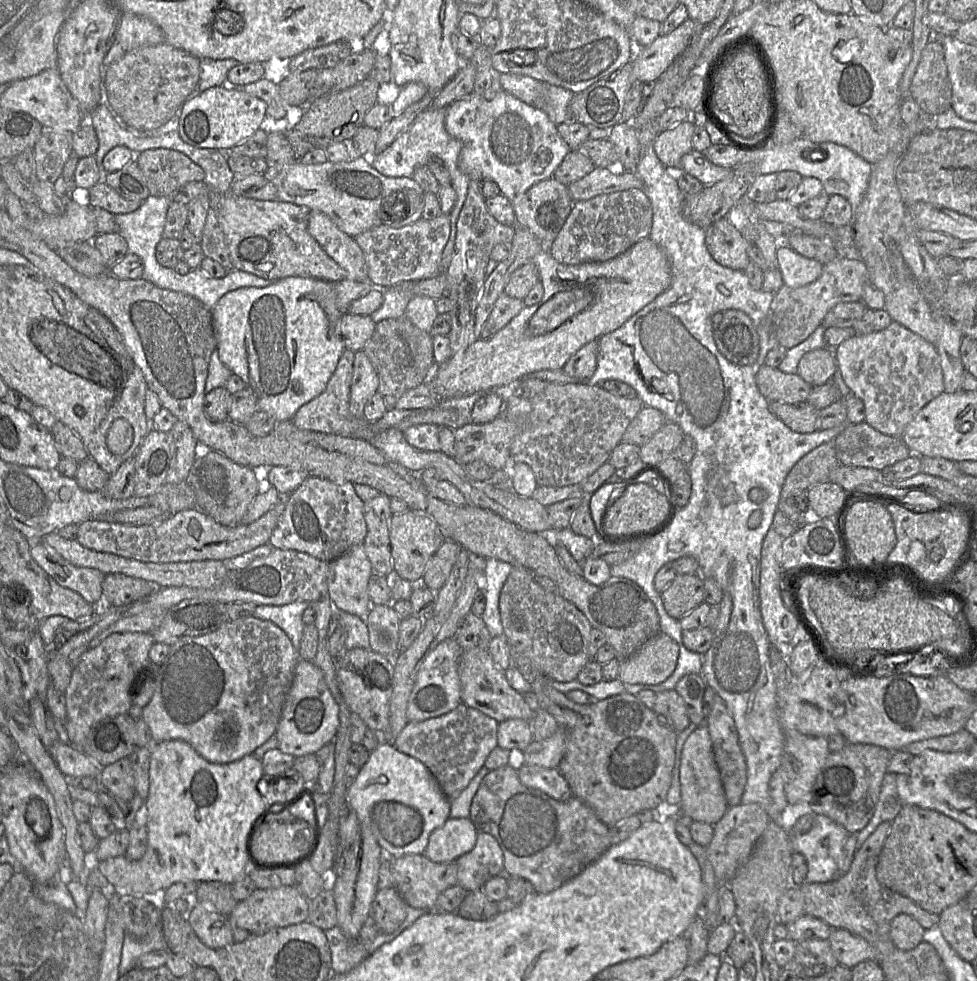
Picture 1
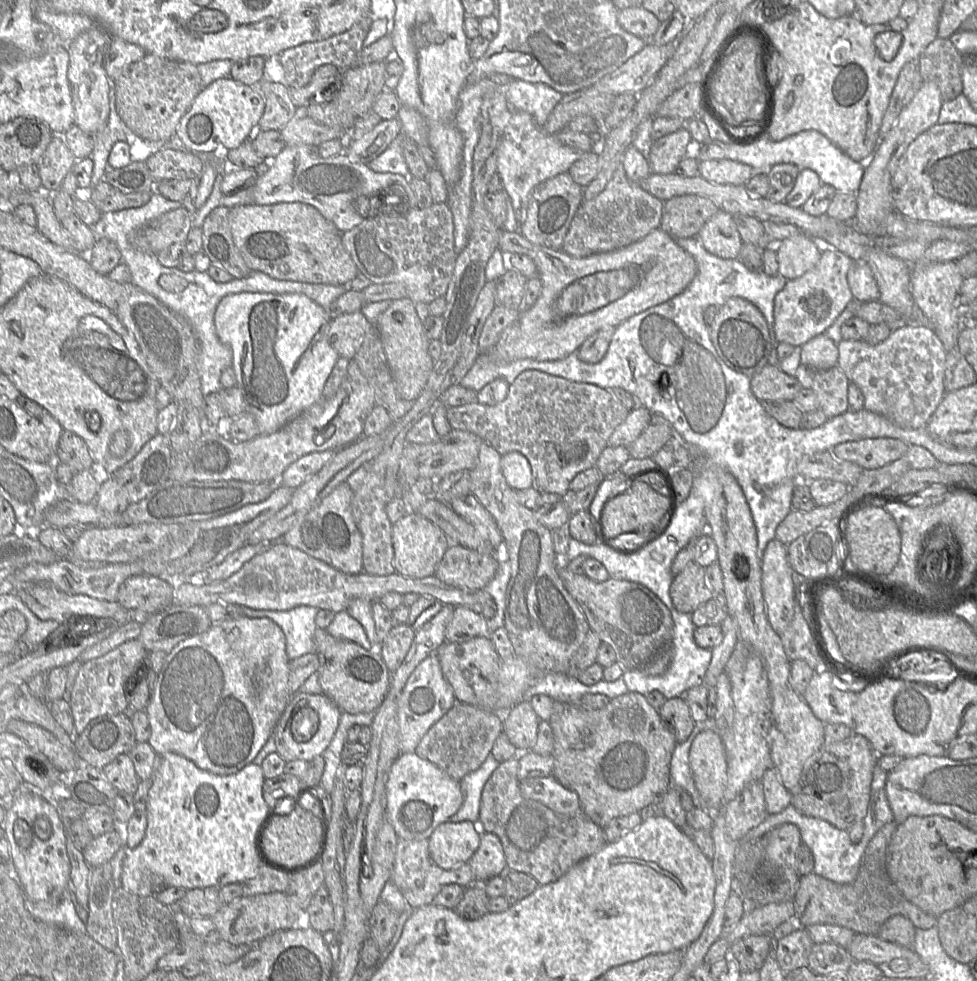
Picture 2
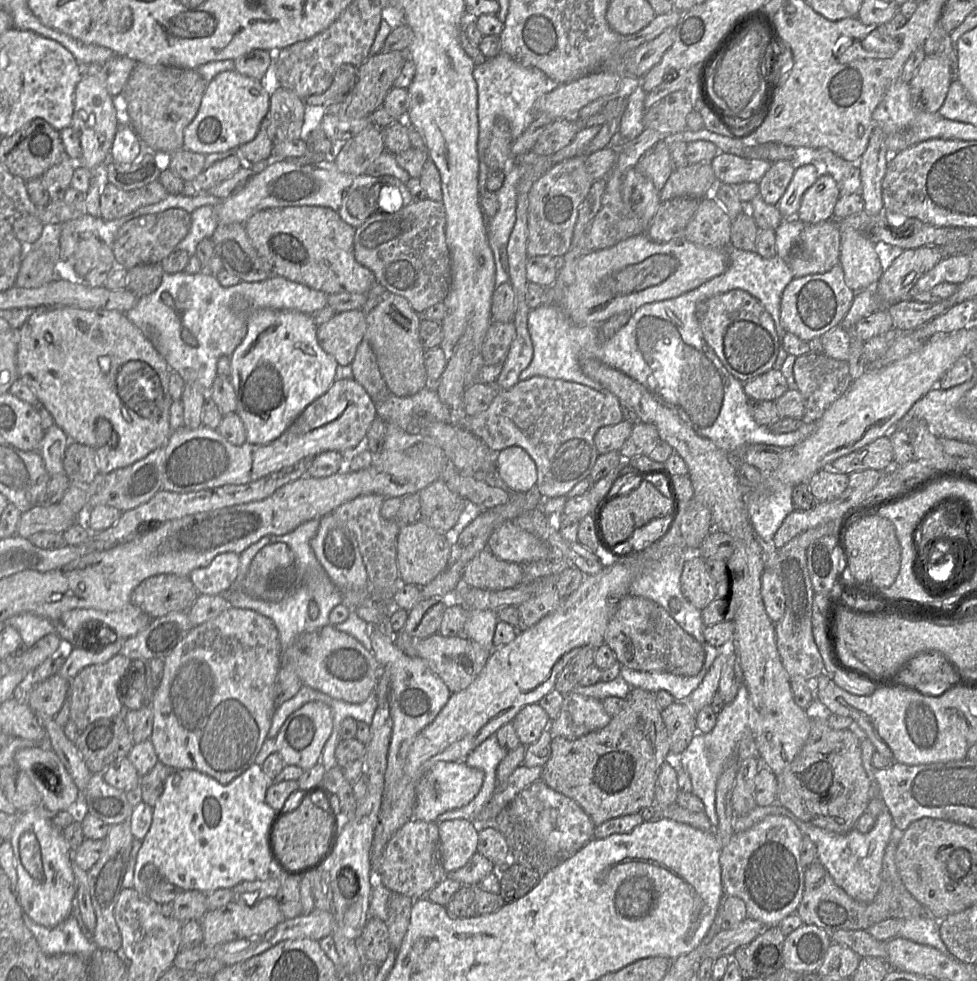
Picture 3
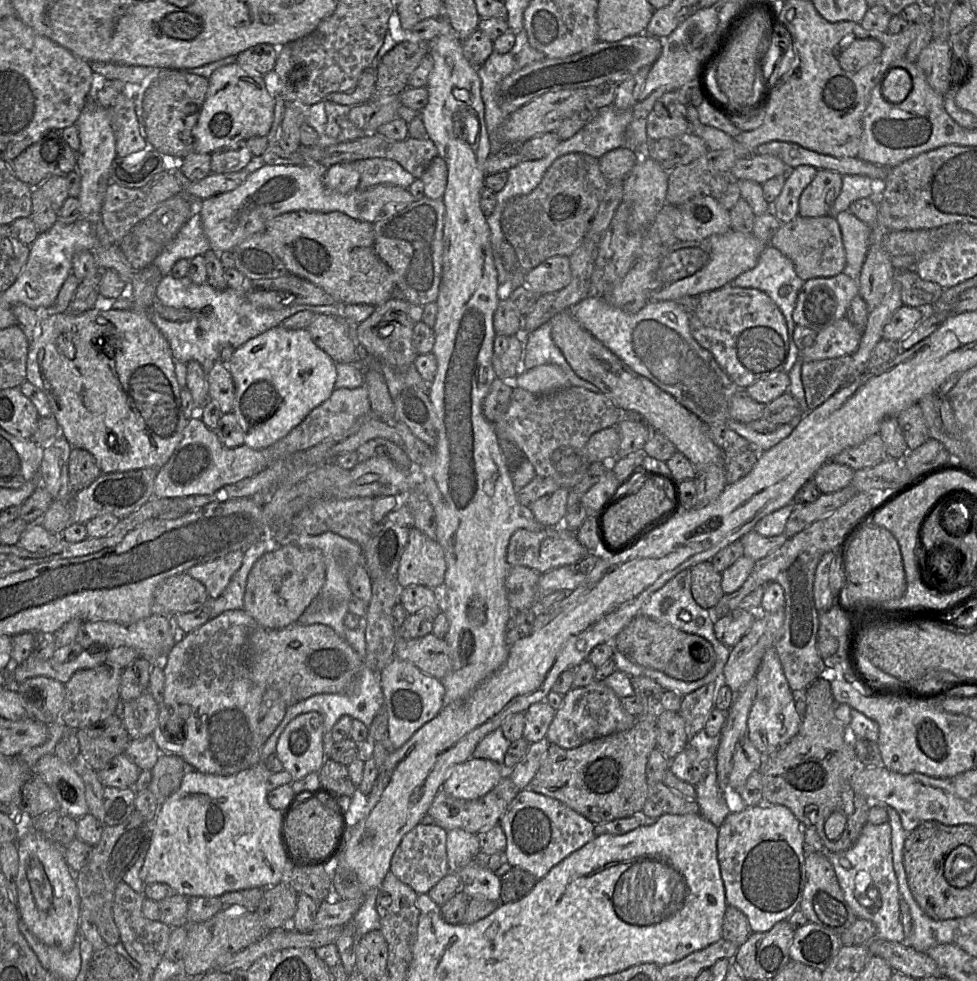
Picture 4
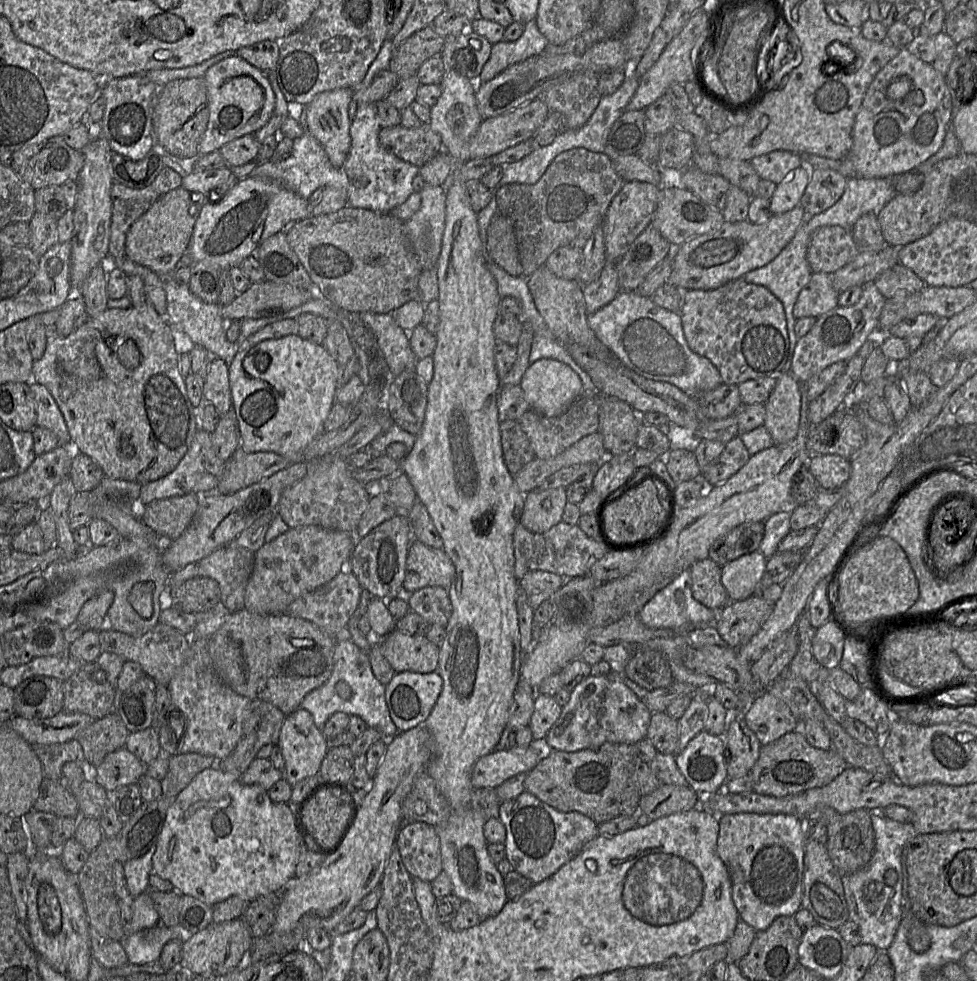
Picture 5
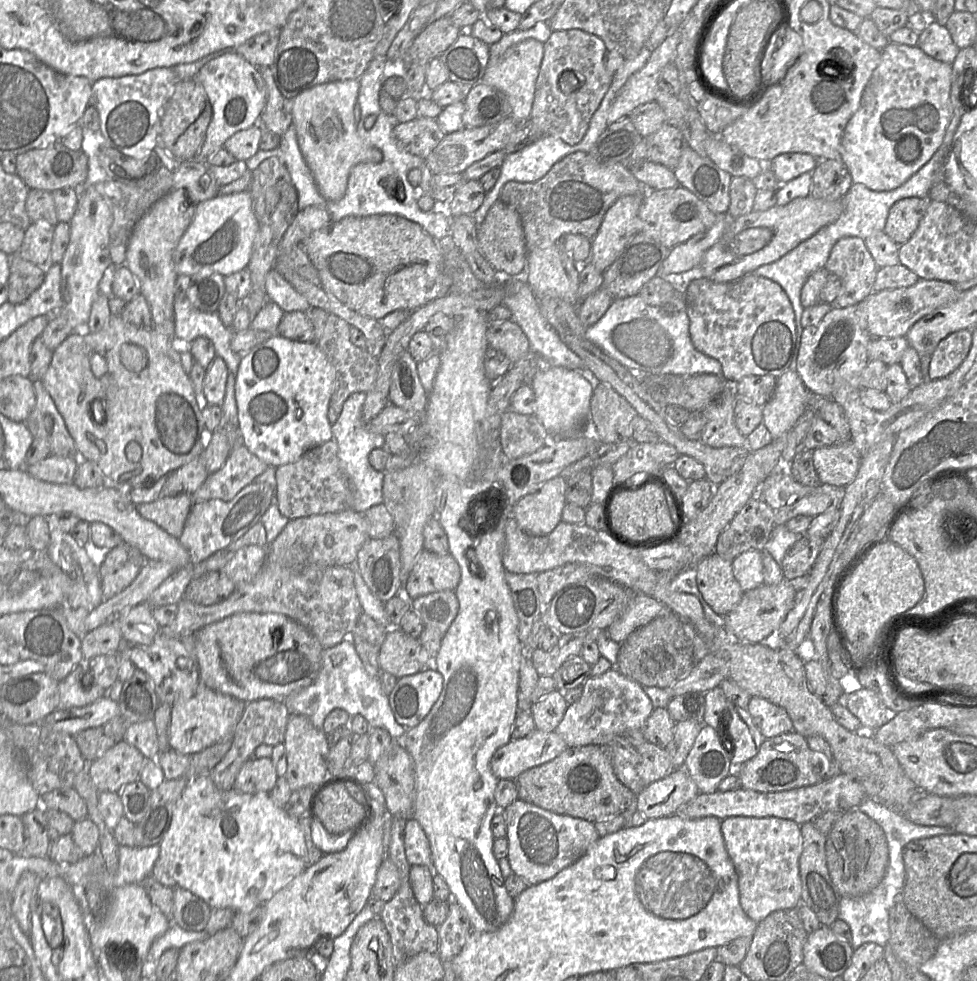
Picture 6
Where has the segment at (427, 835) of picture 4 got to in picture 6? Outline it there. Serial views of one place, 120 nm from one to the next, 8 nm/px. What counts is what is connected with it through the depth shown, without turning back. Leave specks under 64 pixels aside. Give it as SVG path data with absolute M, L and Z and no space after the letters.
M409 818L404 829L404 848L408 863L432 867L430 842L415 818Z

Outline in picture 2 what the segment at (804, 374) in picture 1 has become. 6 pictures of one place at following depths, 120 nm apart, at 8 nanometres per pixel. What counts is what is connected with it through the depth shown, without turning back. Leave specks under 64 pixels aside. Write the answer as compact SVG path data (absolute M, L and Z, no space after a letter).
M824 334L812 338L801 346L800 364L815 370L826 370L837 366L837 344Z

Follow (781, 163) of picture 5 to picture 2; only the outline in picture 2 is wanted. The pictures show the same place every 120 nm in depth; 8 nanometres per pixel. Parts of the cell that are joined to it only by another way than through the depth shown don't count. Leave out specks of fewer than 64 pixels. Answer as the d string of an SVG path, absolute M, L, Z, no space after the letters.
M728 158L698 163L698 175L716 184L745 185L755 172L752 167Z

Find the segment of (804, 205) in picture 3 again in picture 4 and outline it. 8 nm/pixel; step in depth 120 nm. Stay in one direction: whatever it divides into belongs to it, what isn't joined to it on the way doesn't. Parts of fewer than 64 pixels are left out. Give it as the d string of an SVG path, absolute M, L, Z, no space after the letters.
M818 170L813 181L804 189L799 199L800 217L827 216L842 189L842 175L834 171Z

